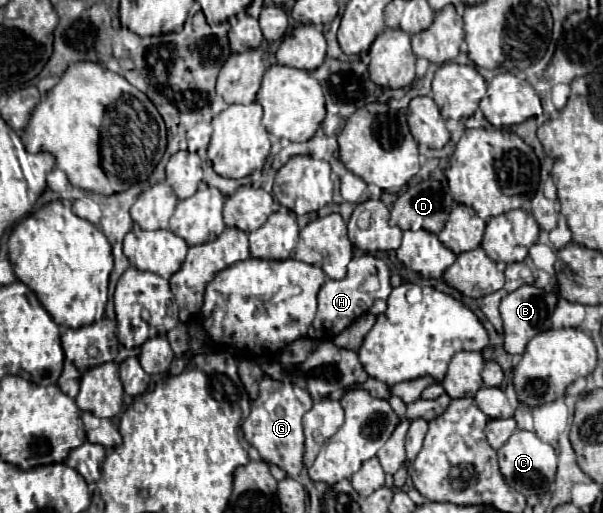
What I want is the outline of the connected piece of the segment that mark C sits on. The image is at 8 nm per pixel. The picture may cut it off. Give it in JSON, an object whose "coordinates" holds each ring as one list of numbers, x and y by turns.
{"coordinates":[[516,430,506,440,506,444,498,450,498,464,500,464,502,474,506,476,506,482,510,486,514,486,514,490,518,490,524,496,532,496,532,494,542,494,554,482,558,456,556,456,554,448,548,442,540,440,534,432]]}

